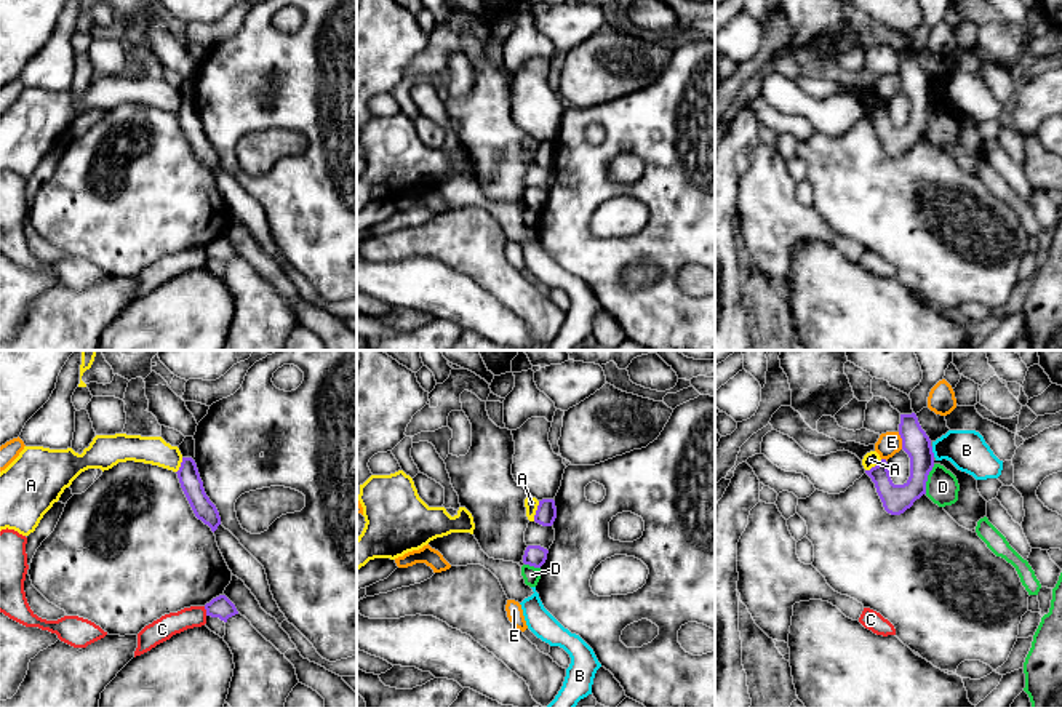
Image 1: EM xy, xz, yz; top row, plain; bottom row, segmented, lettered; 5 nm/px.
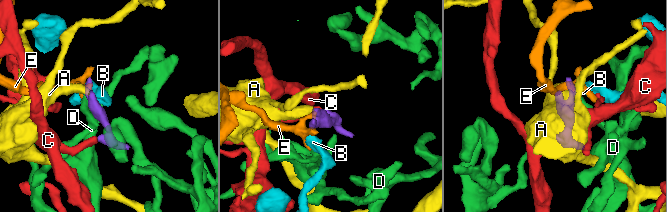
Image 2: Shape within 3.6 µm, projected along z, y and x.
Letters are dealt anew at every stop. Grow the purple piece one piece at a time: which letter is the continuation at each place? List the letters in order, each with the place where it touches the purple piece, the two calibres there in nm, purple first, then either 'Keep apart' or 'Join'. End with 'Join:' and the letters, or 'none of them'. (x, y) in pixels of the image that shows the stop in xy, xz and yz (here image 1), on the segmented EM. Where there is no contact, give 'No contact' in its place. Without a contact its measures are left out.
A: Touches purple at xz (536, 511). Thickness 110 nm (purple) against 70 nm. Keep apart
B: Touches purple at yz (931, 451). Thickness 140 nm (purple) against 200 nm. Keep apart
C: Touches purple at xy (207, 611). Thickness 110 nm (purple) against 120 nm. Keep apart
D: Touches purple at yz (926, 479). Thickness 150 nm (purple) against 160 nm. Keep apart
E: Touches purple at yz (902, 440). Thickness 140 nm (purple) against 120 nm. Keep apart
Join: none of them

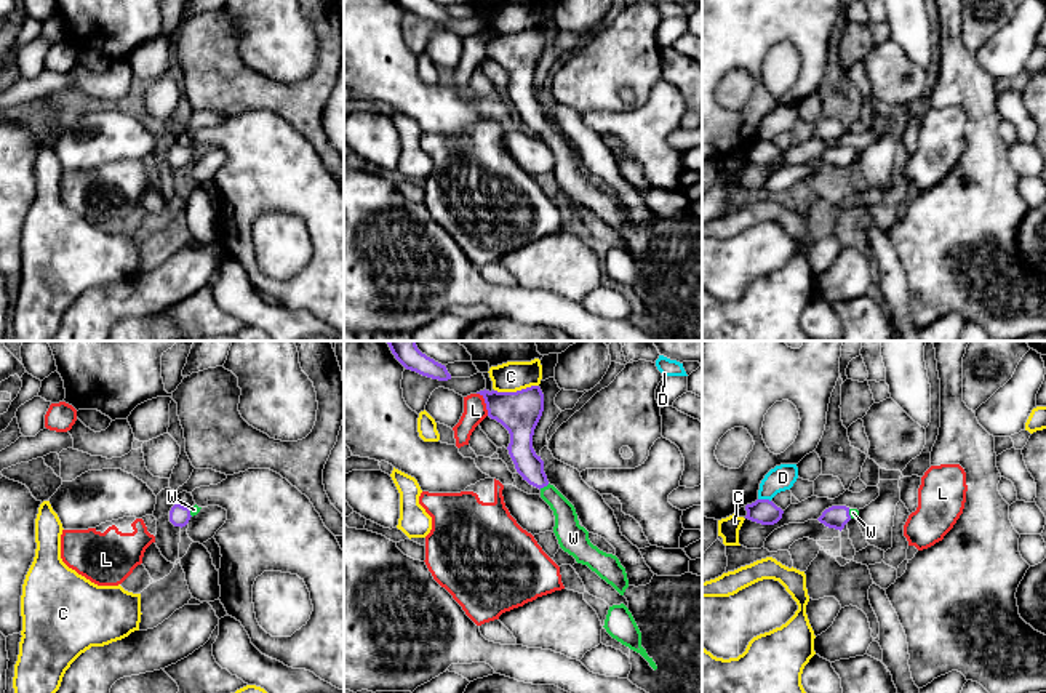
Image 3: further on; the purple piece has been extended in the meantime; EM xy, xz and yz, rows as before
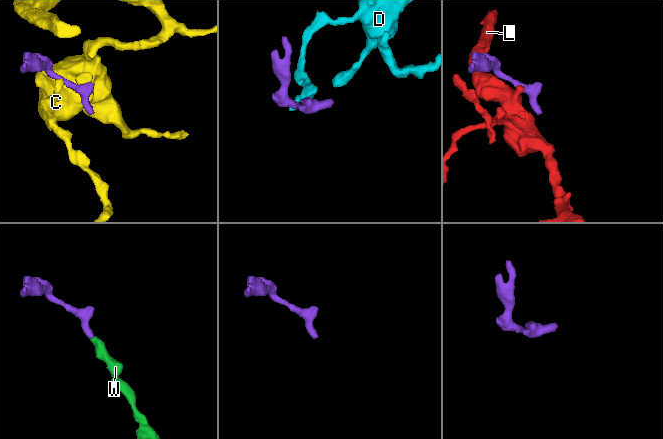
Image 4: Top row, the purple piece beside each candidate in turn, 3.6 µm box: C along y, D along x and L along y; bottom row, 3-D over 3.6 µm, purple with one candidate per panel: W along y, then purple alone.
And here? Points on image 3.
C: Touches purple at xz (517, 391). Thickness 220 nm (purple) against 150 nm. Keep apart
D: Touches purple at yz (765, 500). Thickness 130 nm (purple) against 130 nm. Keep apart
L: Touches purple at xz (485, 402). Thickness 220 nm (purple) against 110 nm. Keep apart
W: Touches purple at xz (544, 485). Thickness 140 nm (purple) against 130 nm. Join
Join: W

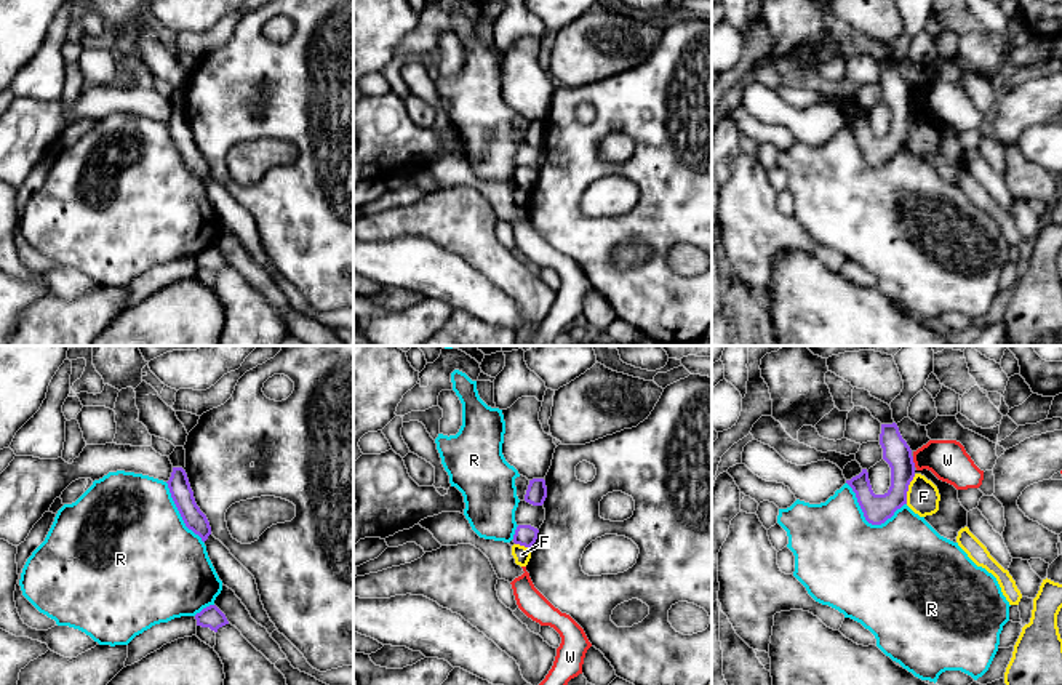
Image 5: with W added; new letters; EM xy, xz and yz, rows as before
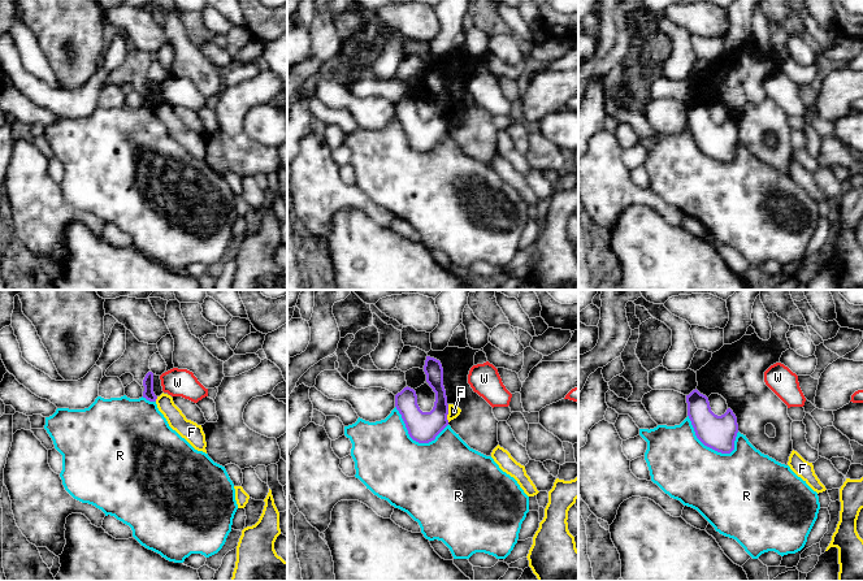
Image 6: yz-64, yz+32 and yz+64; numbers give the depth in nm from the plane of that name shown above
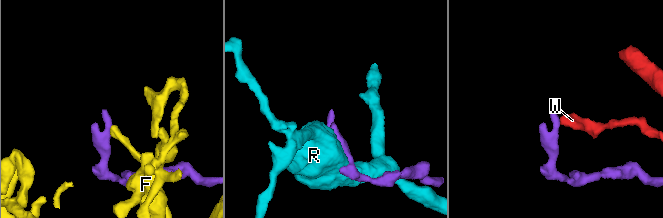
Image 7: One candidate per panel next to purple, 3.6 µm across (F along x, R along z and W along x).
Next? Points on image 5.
F: Touches purple at yz (907, 488). Thickness 150 nm (purple) against 160 nm. Keep apart
R: Touches purple at yz (867, 520). Thickness 150 nm (purple) against 480 nm. Keep apart
W: Touches purple at yz (912, 461). Thickness 140 nm (purple) against 200 nm. Keep apart
Join: none of them

